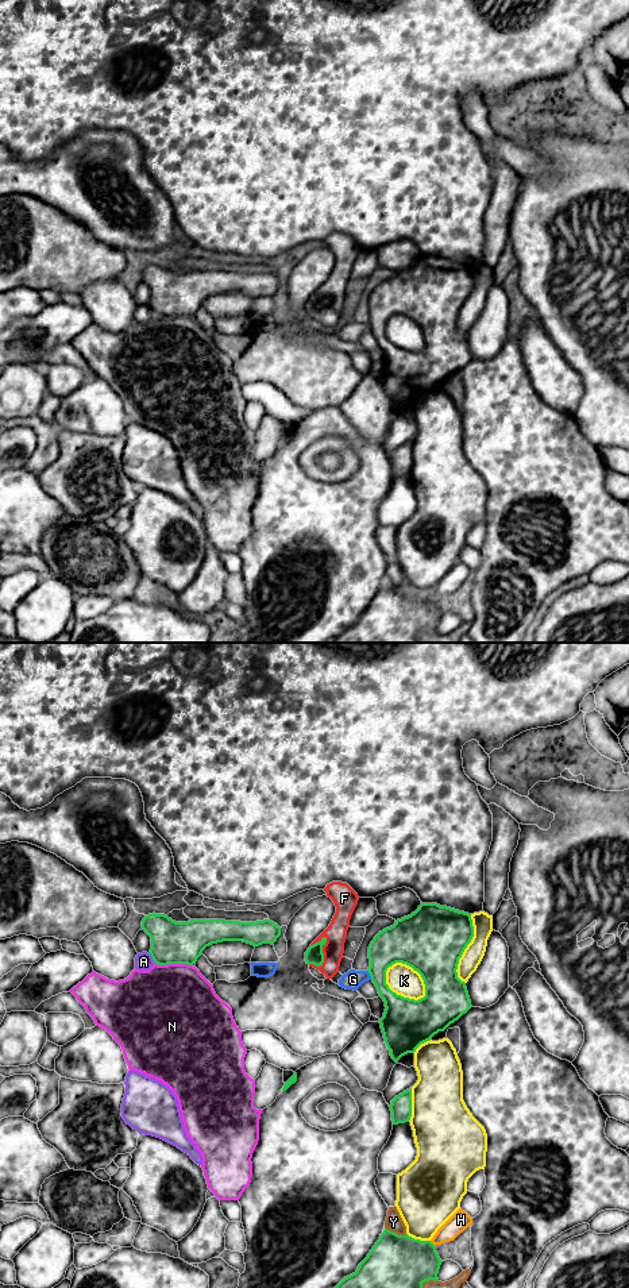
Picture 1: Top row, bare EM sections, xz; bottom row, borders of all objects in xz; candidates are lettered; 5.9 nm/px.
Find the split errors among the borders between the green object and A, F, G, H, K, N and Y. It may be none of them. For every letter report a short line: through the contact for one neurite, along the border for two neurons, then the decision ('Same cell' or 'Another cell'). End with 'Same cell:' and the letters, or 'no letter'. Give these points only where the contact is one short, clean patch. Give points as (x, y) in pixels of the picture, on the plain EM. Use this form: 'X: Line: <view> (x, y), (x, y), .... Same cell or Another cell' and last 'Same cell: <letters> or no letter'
A: Another cell
F: Line: xz (313, 307), (323, 308), (336, 285). Same cell
G: Another cell
H: Another cell
K: Another cell
N: Another cell
Y: Another cell
Same cell: F

